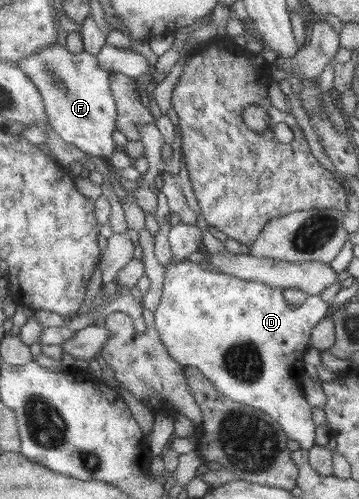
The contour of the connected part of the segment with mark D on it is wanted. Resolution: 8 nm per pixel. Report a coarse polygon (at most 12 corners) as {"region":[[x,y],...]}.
{"region":[[187,259],[154,327],[216,391],[316,444],[304,355],[329,304]]}

